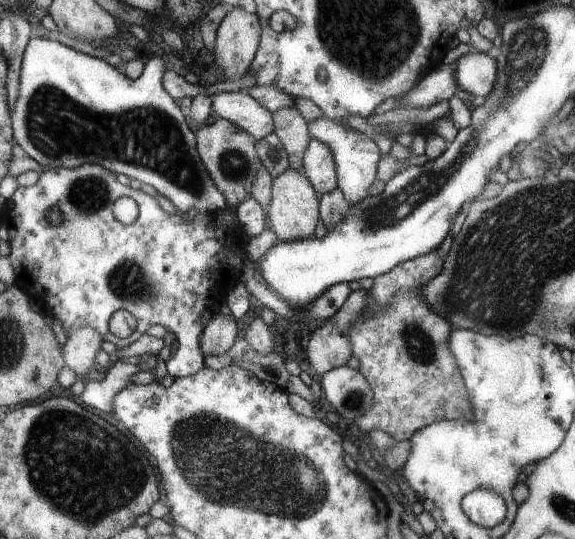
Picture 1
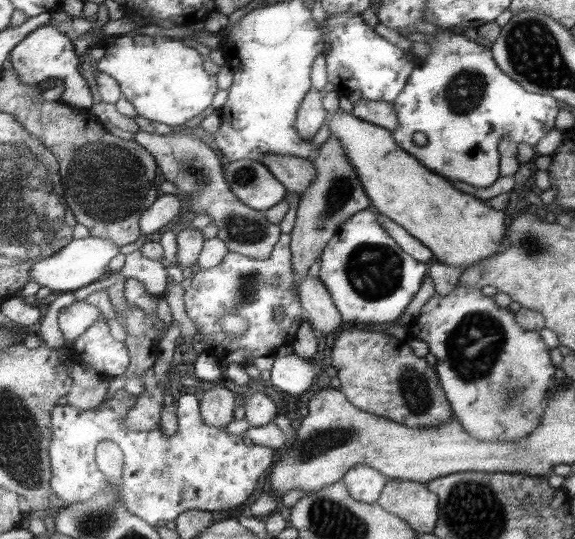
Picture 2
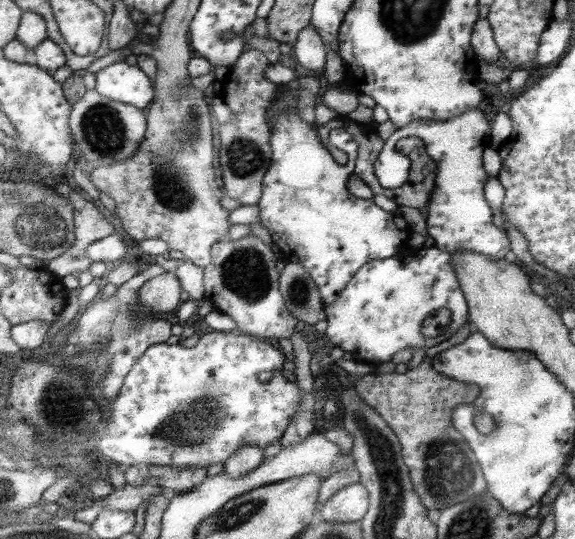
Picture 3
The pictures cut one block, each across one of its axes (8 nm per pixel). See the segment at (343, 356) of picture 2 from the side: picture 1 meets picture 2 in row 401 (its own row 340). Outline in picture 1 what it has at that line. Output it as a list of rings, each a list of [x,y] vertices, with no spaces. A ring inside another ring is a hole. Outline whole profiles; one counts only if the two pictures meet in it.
[[[435,252],[419,255],[395,265],[390,271],[373,277],[373,285],[367,290],[371,296],[369,312],[363,312],[351,327],[349,340],[352,354],[359,361],[358,371],[366,378],[374,392],[374,406],[366,415],[354,420],[361,431],[383,430],[396,442],[410,440],[415,431],[439,420],[473,420],[470,393],[467,392],[461,370],[450,351],[452,326],[446,318],[437,316],[421,296],[421,286],[442,271],[443,258]]]

